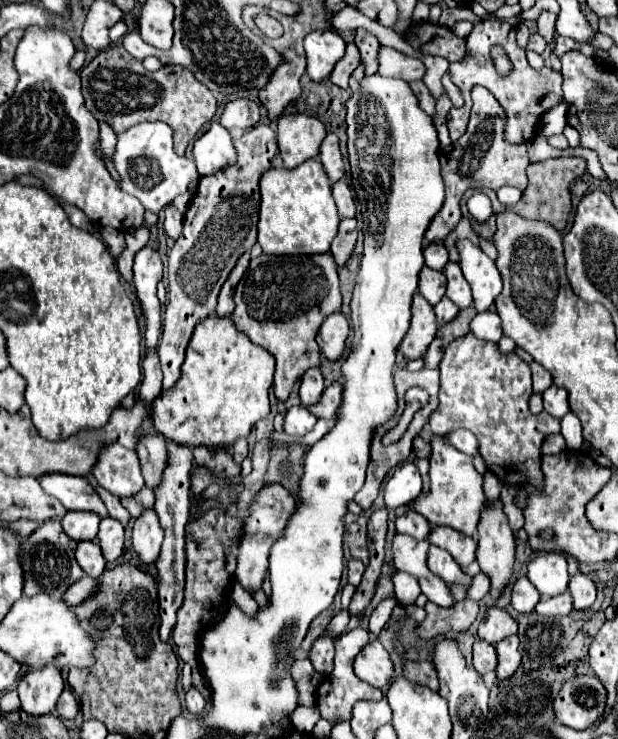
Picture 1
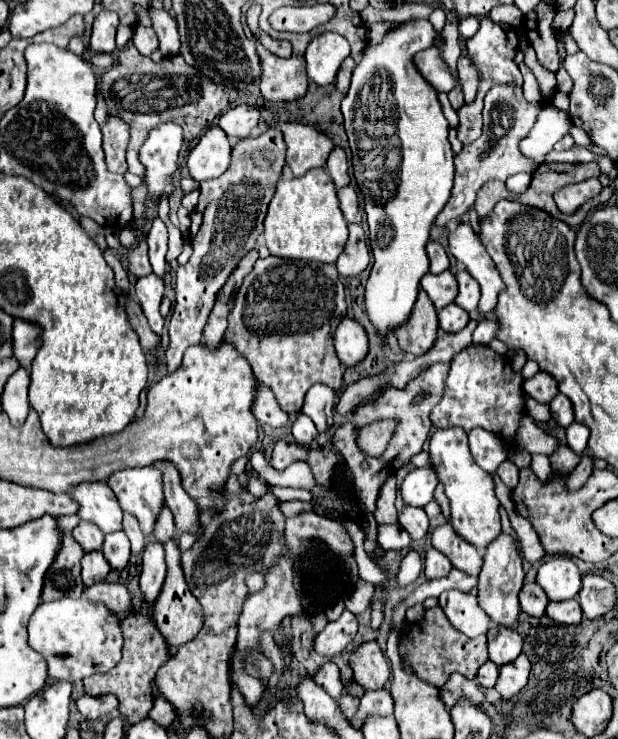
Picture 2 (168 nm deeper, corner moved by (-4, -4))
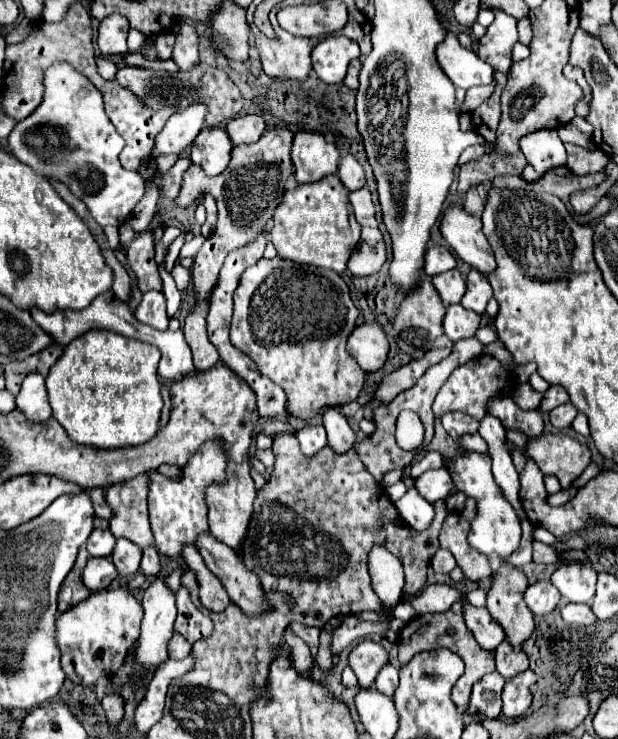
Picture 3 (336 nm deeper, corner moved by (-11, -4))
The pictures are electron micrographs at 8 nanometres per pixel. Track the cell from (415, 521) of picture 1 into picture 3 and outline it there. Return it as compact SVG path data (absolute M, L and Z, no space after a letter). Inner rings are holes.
M415 487L411 491L407 491L399 501L395 501L395 507L401 515L401 519L405 521L405 525L413 531L425 531L433 517L435 517L435 509L431 503L427 503L417 491Z

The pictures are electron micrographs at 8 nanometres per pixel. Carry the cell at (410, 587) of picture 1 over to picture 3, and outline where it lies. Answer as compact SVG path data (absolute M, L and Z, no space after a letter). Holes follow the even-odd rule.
M439 549L433 559L431 559L431 565L437 573L451 573L451 569L457 565L455 563L455 557L447 551L447 549Z

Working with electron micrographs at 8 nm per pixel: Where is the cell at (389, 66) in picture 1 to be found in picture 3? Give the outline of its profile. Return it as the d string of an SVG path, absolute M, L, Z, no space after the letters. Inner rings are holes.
M439 13L439 23L445 27L445 39L437 45L437 63L455 87L469 89L475 85L487 85L493 79L493 67L485 63L475 51L467 51L459 45L457 33L451 21Z

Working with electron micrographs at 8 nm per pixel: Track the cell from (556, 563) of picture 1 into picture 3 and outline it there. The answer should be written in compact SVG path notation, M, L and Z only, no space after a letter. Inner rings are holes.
M581 561L563 563L551 575L551 583L559 589L565 603L591 603L597 571Z

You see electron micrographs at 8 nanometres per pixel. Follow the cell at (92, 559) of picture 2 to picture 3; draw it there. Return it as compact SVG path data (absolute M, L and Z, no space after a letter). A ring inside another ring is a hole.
M89 557L87 567L83 571L83 583L91 591L101 591L109 587L109 583L117 577L117 569L107 557Z

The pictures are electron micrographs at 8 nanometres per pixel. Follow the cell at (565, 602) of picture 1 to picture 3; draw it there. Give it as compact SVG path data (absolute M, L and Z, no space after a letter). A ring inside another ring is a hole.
M567 603L561 607L561 617L569 625L593 625L597 617L593 615L589 605L583 603Z

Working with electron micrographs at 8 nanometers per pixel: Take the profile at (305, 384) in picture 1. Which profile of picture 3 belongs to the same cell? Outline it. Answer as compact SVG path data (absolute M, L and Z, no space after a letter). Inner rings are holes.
M325 407L321 415L323 415L323 427L327 431L329 445L337 453L345 453L347 449L353 449L355 447L355 433L349 427L349 423L345 421L345 417L339 413L339 409Z

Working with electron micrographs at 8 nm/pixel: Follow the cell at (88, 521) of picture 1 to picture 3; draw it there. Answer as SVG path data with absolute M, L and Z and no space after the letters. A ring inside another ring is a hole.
M93 529L89 539L87 539L87 551L91 557L109 557L115 547L115 537L111 531L101 531Z

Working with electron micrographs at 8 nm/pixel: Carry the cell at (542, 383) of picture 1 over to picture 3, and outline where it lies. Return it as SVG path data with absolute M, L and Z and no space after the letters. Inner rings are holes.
M551 385L547 391L545 391L545 395L543 395L543 401L541 401L541 411L543 413L549 413L551 409L555 409L557 405L561 405L561 403L567 403L569 401L569 395L567 395L567 391L561 387L561 385Z

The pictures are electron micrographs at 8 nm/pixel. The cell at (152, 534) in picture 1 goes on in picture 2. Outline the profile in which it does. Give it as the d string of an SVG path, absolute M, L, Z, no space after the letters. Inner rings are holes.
M148 543L142 553L142 573L140 573L140 591L148 607L152 607L156 597L160 595L164 577L166 577L164 547L160 543Z

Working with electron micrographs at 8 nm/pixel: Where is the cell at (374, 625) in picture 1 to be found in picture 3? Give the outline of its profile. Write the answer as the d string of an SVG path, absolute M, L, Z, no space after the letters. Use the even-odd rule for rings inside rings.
M361 641L351 653L349 653L349 665L357 675L357 681L363 689L369 689L375 681L375 677L379 675L379 671L383 669L383 665L387 665L389 655L383 649L381 643L375 641Z

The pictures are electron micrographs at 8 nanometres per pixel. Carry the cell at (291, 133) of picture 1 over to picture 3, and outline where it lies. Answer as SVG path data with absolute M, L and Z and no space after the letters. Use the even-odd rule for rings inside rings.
M299 131L293 139L291 159L297 183L313 183L337 171L339 151L321 133Z

